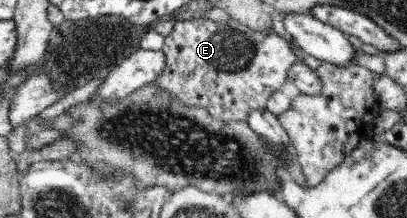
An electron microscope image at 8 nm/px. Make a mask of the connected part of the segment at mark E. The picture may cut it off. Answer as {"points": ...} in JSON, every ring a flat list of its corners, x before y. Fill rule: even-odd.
{"points":[[202,16,193,20,175,19,174,29,165,37,161,52,165,55,165,64,153,83,159,89,169,91,171,99,181,101,186,107,203,107,211,117,222,121,247,121,252,111,266,109,268,97,284,85,288,69,298,61,292,42,276,34,273,29,254,31,231,18,221,23]]}

